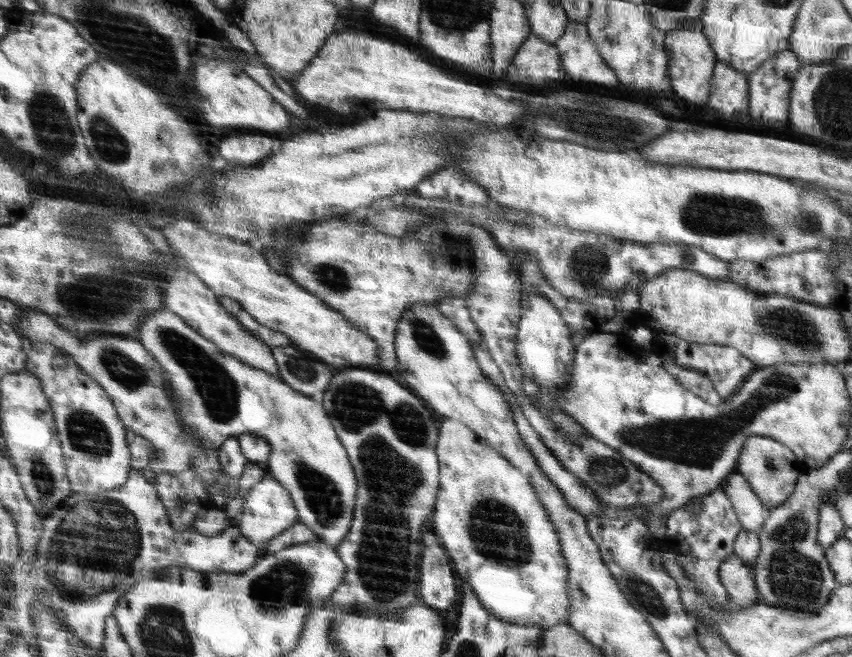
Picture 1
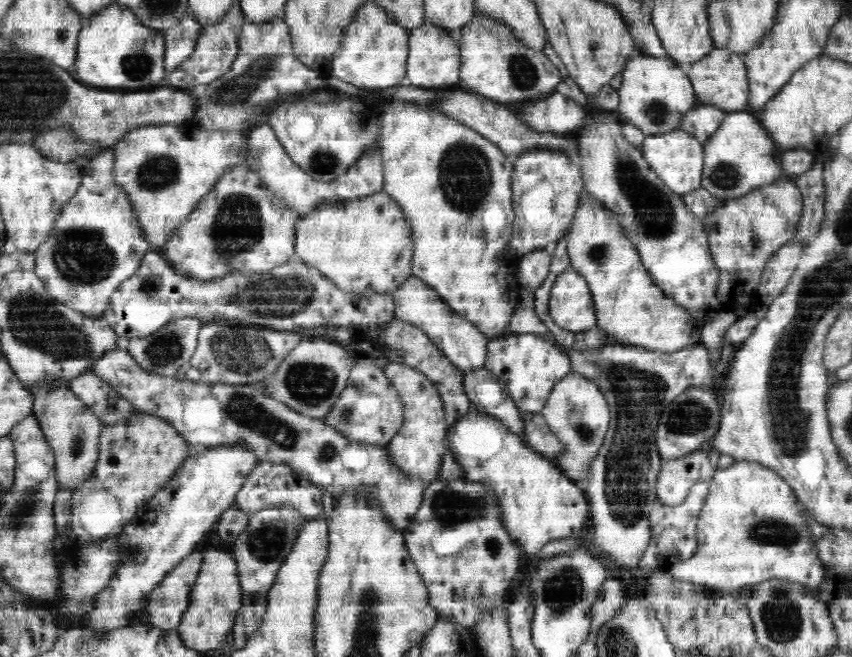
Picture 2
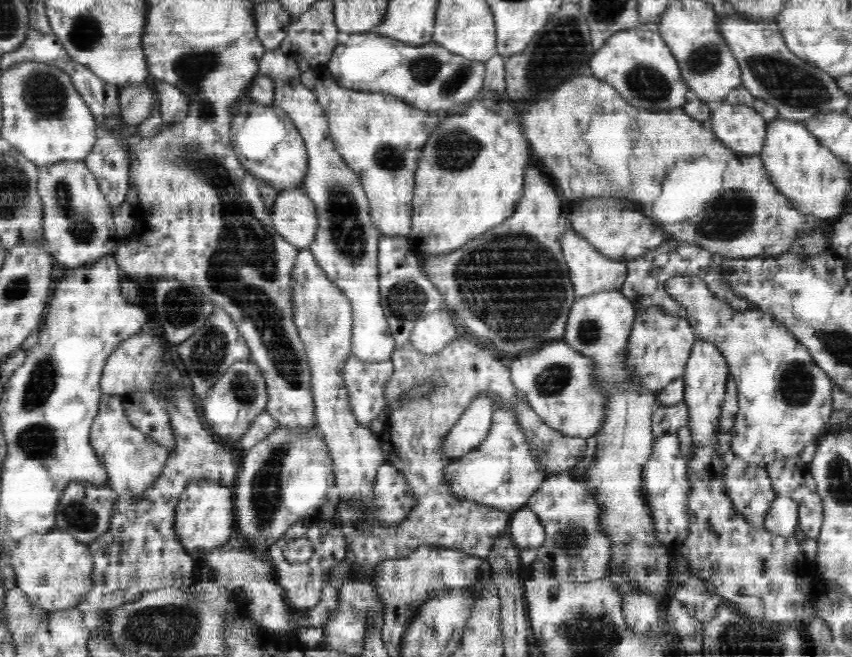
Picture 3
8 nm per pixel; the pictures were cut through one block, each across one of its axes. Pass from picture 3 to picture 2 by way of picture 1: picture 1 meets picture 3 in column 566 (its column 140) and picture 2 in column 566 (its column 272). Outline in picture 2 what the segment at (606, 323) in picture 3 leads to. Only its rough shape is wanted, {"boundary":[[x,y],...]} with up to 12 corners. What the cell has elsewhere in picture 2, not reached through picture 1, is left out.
{"boundary":[[571,371],[540,413],[553,460],[585,490],[611,422],[605,395]]}

